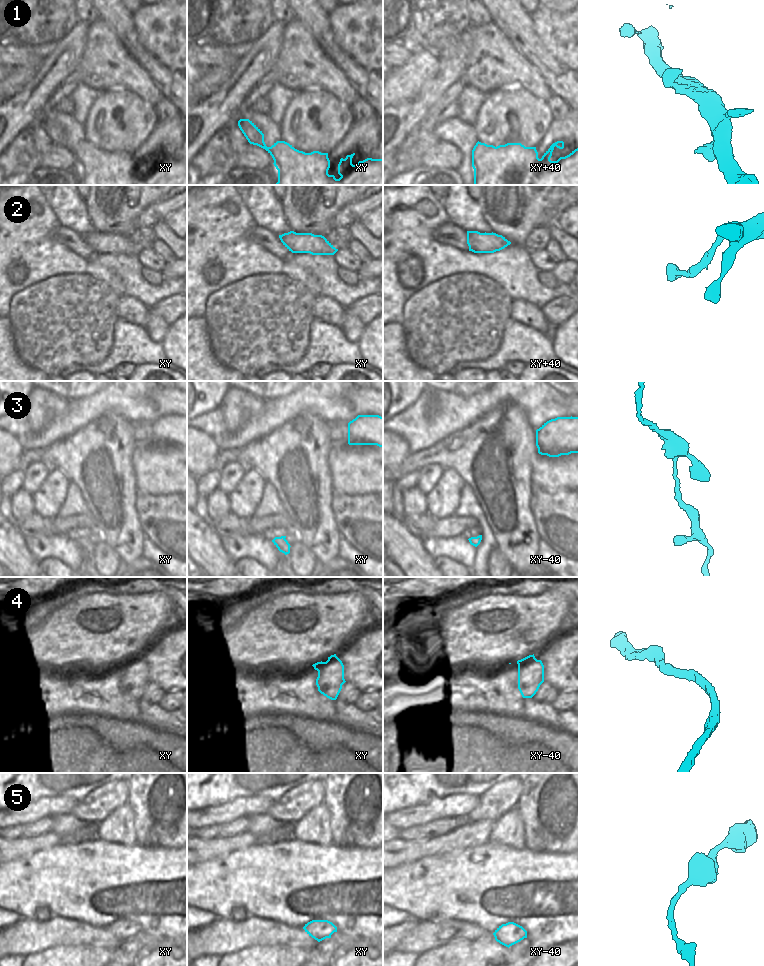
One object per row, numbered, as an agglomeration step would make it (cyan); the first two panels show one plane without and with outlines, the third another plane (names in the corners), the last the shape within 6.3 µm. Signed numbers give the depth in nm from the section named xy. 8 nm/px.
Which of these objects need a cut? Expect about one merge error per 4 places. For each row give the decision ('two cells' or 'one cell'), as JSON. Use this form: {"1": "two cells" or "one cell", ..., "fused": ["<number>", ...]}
{"1": "one cell", "2": "one cell", "3": "one cell", "4": "one cell", "5": "one cell", "fused": []}

